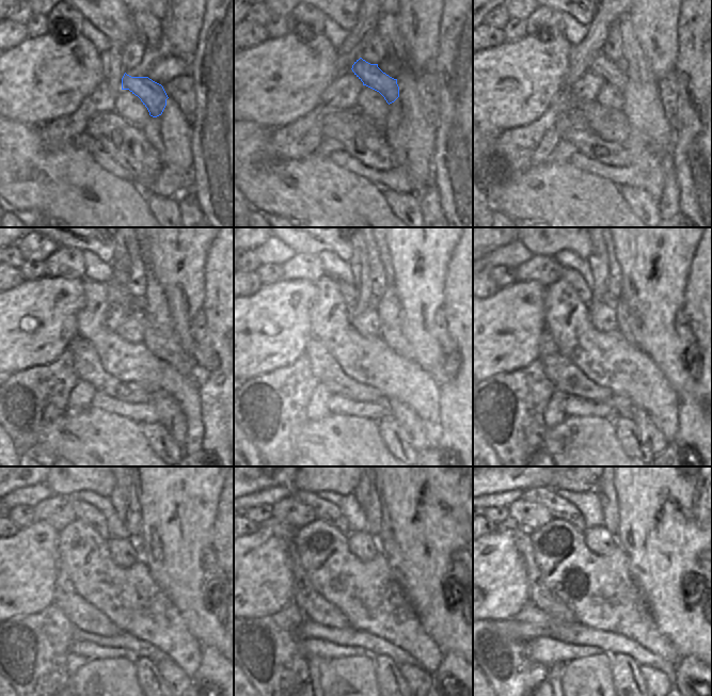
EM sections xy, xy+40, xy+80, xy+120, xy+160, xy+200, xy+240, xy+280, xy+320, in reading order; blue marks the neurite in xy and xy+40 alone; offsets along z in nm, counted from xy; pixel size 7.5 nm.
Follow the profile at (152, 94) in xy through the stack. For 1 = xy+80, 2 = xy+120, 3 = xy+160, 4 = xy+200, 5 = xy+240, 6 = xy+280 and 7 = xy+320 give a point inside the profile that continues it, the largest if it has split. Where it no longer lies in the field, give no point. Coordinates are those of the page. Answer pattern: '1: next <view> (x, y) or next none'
1: next xy+80 (605, 68)
2: next xy+120 (114, 295)
3: next xy+160 (348, 291)
4: next xy+200 (572, 277)
5: next xy+240 (83, 510)
6: next xy+280 (322, 509)
7: next xy+320 (559, 508)

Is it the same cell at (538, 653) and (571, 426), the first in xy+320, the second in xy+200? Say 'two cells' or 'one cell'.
two cells

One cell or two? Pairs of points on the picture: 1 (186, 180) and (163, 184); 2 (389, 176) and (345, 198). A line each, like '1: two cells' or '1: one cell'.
1: one cell
2: two cells

